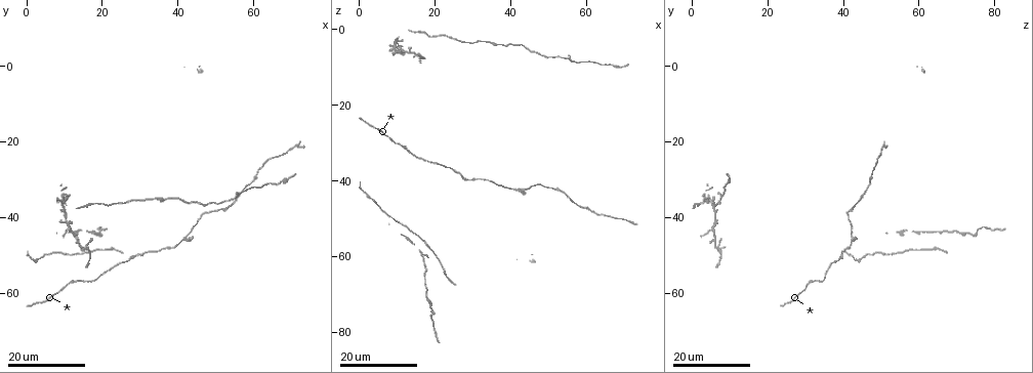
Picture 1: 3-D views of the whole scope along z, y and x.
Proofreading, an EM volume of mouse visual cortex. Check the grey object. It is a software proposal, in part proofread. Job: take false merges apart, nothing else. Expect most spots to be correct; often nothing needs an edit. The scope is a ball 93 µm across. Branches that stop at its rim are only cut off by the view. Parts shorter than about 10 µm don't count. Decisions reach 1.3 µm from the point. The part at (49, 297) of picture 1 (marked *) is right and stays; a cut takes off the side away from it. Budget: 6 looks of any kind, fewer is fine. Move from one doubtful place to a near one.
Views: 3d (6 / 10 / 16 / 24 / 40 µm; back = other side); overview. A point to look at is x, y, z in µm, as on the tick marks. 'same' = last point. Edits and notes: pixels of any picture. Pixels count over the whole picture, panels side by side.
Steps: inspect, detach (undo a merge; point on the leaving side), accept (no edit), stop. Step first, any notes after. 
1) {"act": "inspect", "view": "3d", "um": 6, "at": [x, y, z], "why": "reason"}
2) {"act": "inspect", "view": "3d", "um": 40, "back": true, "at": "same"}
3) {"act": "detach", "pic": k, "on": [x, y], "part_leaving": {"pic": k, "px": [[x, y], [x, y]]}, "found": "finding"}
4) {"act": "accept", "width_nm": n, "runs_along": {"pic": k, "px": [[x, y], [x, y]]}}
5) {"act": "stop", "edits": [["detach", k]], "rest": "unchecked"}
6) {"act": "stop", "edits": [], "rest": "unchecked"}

{"act": "inspect", "view": "3d", "um": 24, "at": [15.0, 48.0, 6.5], "why": "calibre changes"}

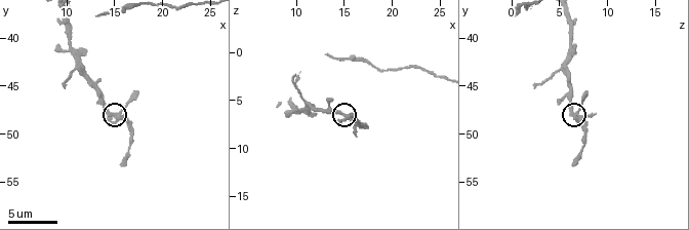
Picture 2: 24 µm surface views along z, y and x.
{"act": "inspect", "view": "3d", "um": 10, "at": [14.8, 48.0, 6.4]}

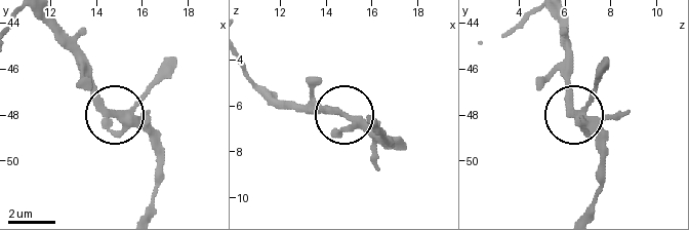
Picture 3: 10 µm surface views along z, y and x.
{"act": "accept", "found": "one cell here"}

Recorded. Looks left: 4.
{"act": "inspect", "view": "3d", "um": 24, "at": [42.5, 45.5, 42.0], "why": "sudden change in width"}

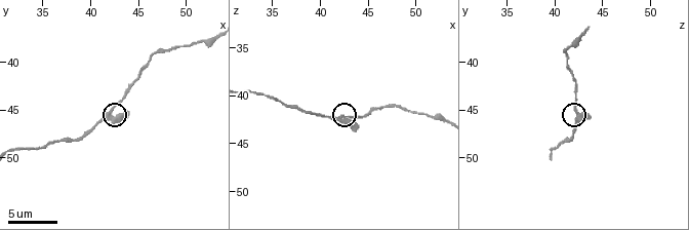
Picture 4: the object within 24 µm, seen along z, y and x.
{"act": "inspect", "view": "3d", "um": 6, "at": [42.0, 45.0, 42.2]}

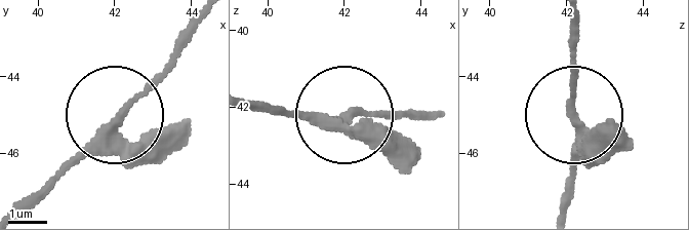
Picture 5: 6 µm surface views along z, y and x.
{"act": "accept", "runs_along": {"pic": 5, "px": [[561, 205], [577, 137], [570, 41]]}, "found": "all the same cell"}

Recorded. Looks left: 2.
{"act": "inspect", "view": "3d", "um": 16, "at": [56.0, 34.0, 9.0], "why": "three arms meet"}

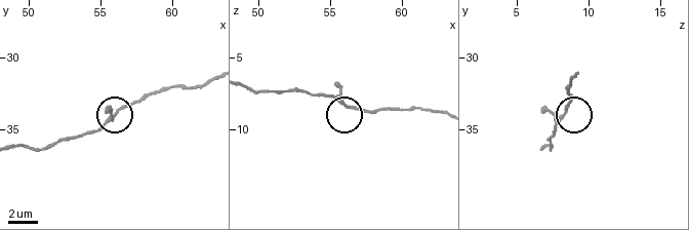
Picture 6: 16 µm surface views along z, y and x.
{"act": "inspect", "view": "3d", "um": 6, "at": [56.4, 33.8, 8.4]}

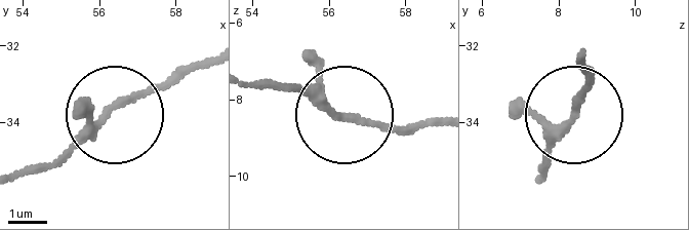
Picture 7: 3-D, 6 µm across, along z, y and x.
{"act": "accept", "runs_along": {"pic": 7, "px": [[23, 174], [52, 166], [111, 114], [187, 69]]}, "found": "all the same cell"}

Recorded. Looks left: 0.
{"act": "stop", "edits": [], "rest": "unchecked"}

